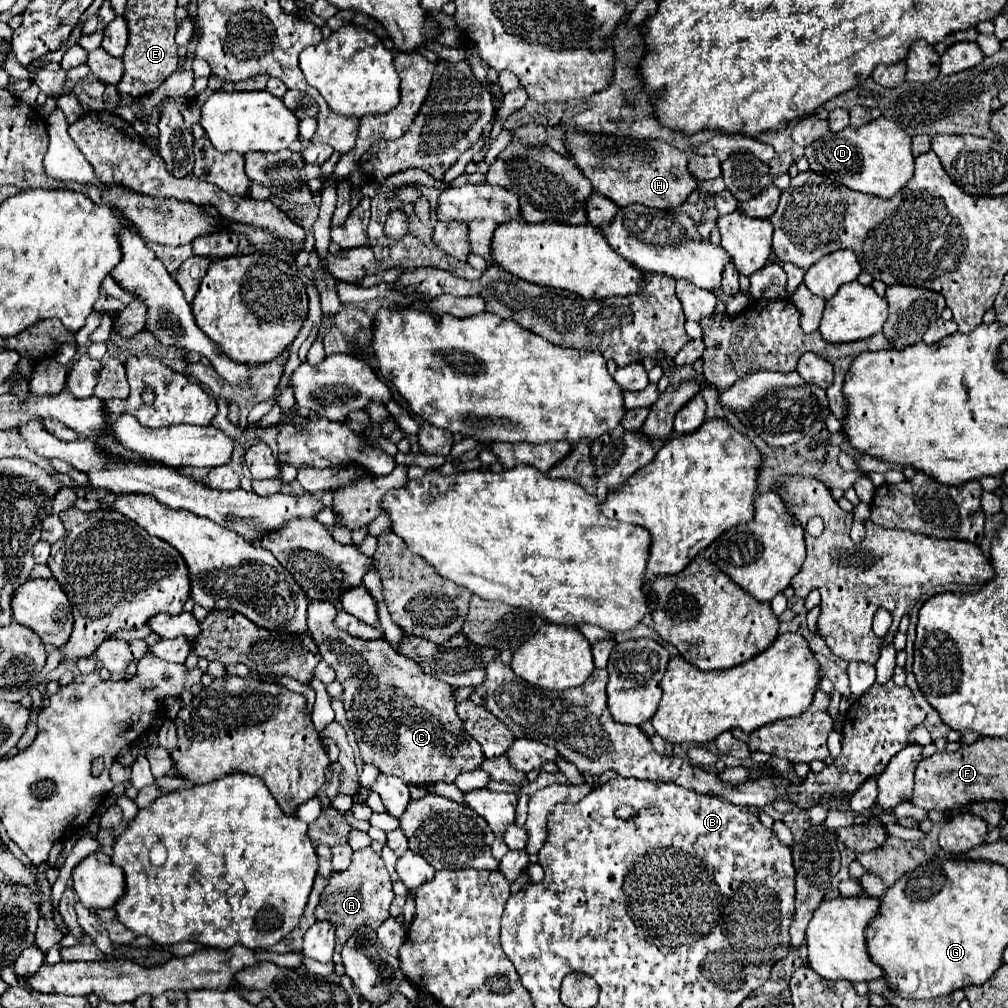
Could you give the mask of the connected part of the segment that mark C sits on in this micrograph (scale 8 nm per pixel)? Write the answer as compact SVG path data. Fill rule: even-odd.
M316 600L308 604L308 630L318 644L322 658L334 668L336 680L340 680L344 686L342 700L346 718L356 734L364 764L374 764L376 768L380 768L382 774L398 776L406 784L414 786L430 786L438 782L452 784L458 774L478 770L486 758L480 750L480 744L474 738L468 738L468 734L464 734L464 724L456 714L458 702L454 698L452 686L420 672L420 666L416 666L412 658L404 658L404 654L400 654L400 650L396 650L396 646L384 638L362 640L346 634L344 630L334 628L334 616L336 608L332 602Z

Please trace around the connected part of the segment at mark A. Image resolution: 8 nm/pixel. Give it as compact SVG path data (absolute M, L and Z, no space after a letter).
M368 846L364 850L354 852L352 864L344 872L334 872L330 876L328 886L320 896L320 904L316 908L318 920L330 920L336 926L336 952L340 954L344 942L352 936L352 932L360 930L360 926L372 922L372 930L376 930L384 920L390 918L390 906L394 900L390 874L380 860L380 856Z

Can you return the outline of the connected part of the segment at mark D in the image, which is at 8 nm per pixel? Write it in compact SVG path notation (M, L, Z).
M880 116L860 128L844 128L830 132L806 148L810 170L824 174L852 190L874 194L880 198L894 196L914 174L914 156L910 152L910 136L892 120Z

